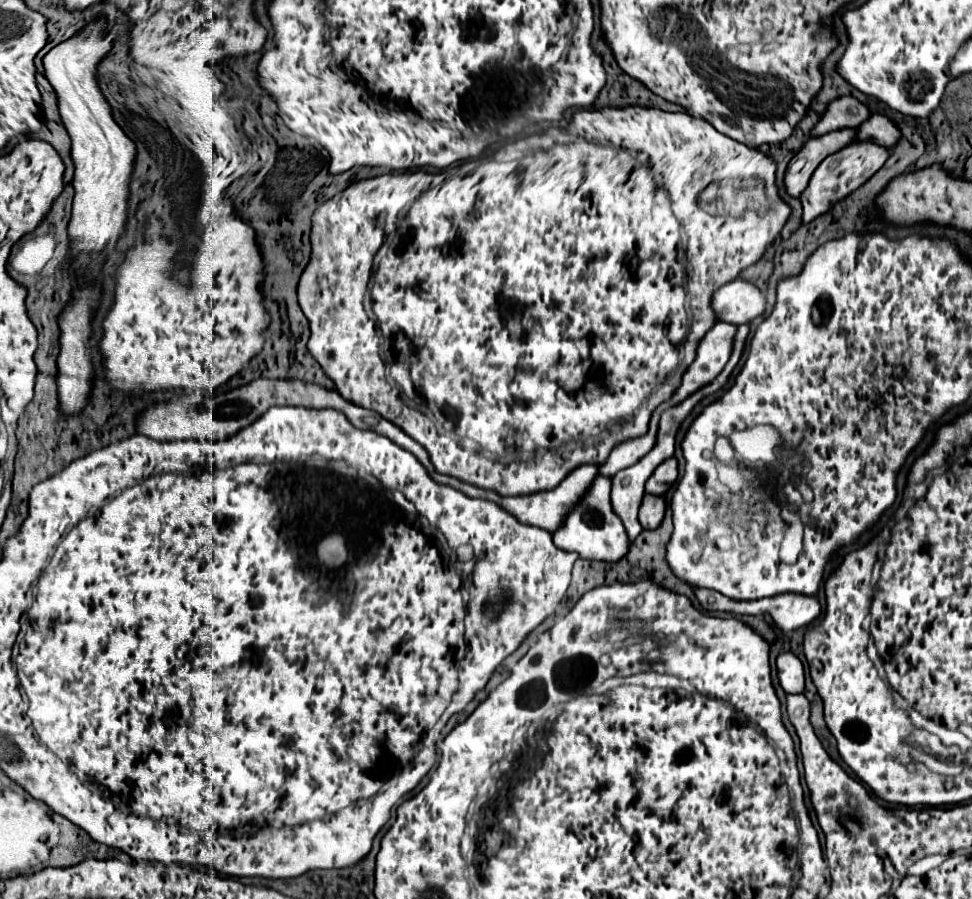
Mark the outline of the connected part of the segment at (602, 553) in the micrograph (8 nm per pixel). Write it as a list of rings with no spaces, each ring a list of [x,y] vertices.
[[[597,476],[583,496],[583,500],[573,508],[567,516],[565,524],[553,534],[553,542],[557,548],[565,552],[577,552],[585,560],[603,560],[603,562],[619,562],[629,552],[629,536],[621,522],[621,518],[611,508],[611,480]]]

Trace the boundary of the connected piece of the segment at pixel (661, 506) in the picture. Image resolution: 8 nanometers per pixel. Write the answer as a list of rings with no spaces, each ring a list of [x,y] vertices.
[[[645,494],[643,504],[639,508],[639,522],[645,530],[655,530],[665,516],[665,498]]]

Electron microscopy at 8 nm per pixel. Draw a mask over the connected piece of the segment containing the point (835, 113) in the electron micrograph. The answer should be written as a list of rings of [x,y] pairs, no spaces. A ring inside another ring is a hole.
[[[845,96],[845,98],[837,98],[825,112],[825,116],[817,122],[817,126],[813,128],[813,136],[821,136],[839,128],[857,128],[861,122],[865,122],[869,118],[869,108],[865,104],[861,104],[857,98],[853,96]]]

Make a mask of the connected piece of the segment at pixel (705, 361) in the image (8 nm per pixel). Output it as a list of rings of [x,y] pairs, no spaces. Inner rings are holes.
[[[717,322],[705,334],[703,342],[699,342],[697,358],[695,358],[693,366],[685,372],[679,390],[673,394],[673,398],[669,402],[665,402],[663,406],[659,406],[659,410],[665,410],[669,406],[677,406],[679,402],[683,402],[683,398],[691,396],[701,386],[713,382],[713,378],[719,376],[719,372],[729,362],[733,340],[735,340],[735,332],[737,332],[735,324]]]

